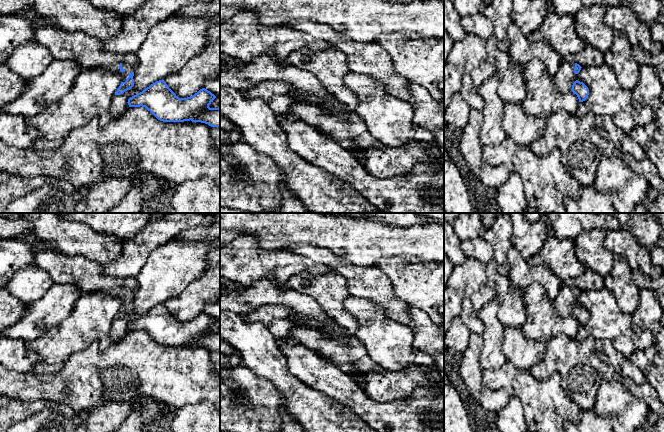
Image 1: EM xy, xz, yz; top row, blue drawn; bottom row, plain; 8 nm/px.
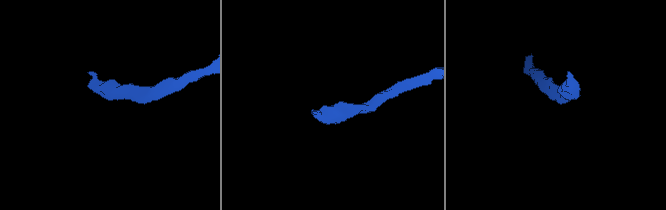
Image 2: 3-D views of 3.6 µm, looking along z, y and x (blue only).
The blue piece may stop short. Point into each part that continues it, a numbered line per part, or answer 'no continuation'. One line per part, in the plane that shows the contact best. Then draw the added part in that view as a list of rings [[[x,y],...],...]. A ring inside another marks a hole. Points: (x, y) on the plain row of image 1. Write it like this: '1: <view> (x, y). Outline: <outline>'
1: xy (114, 292). Outline: [[[113,287],[103,291],[97,291],[97,292],[103,292],[108,296],[119,298],[122,306],[126,305],[126,303],[129,301],[129,298],[131,296],[134,296],[134,291],[126,287],[122,287],[122,288]]]

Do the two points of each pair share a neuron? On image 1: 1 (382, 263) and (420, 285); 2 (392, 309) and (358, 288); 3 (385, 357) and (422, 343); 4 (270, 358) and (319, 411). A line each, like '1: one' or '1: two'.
1: one
2: one
3: two
4: one

